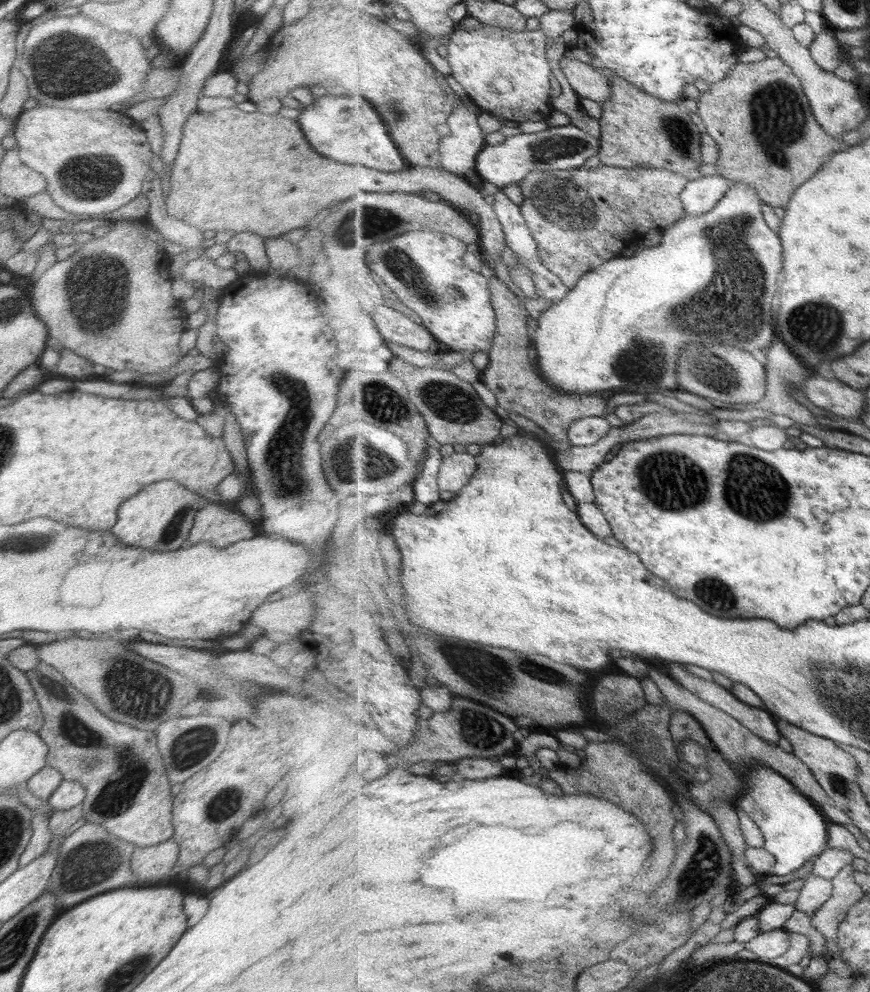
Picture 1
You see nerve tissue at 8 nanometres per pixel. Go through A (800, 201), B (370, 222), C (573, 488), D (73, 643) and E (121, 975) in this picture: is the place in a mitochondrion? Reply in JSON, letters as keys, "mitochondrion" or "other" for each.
{"A":"other","B":"mitochondrion","C":"other","D":"other","E":"mitochondrion"}

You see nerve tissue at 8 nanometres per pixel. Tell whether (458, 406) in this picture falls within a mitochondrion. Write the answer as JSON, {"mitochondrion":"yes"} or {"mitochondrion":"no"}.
{"mitochondrion":"yes"}

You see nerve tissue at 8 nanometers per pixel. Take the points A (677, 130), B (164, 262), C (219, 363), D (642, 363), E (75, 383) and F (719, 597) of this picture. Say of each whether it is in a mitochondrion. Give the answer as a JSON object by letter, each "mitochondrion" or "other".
{"A":"mitochondrion","B":"other","C":"other","D":"mitochondrion","E":"other","F":"mitochondrion"}

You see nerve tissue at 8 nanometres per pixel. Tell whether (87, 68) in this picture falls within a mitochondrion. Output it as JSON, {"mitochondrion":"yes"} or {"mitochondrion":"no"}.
{"mitochondrion":"yes"}

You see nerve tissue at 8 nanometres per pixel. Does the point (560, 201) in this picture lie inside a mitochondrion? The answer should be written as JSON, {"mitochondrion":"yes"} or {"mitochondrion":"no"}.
{"mitochondrion":"yes"}

